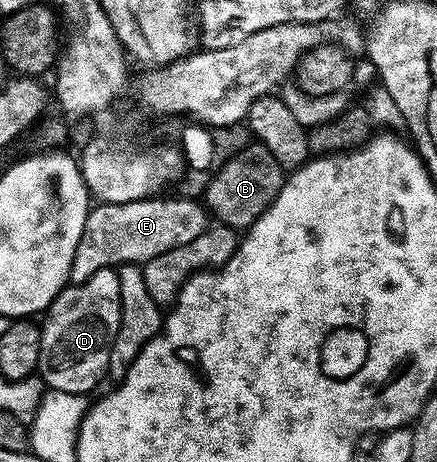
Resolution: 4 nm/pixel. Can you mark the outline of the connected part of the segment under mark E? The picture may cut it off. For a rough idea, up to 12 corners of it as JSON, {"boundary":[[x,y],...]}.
{"boundary":[[199,200],[89,208],[71,284],[198,239]]}

